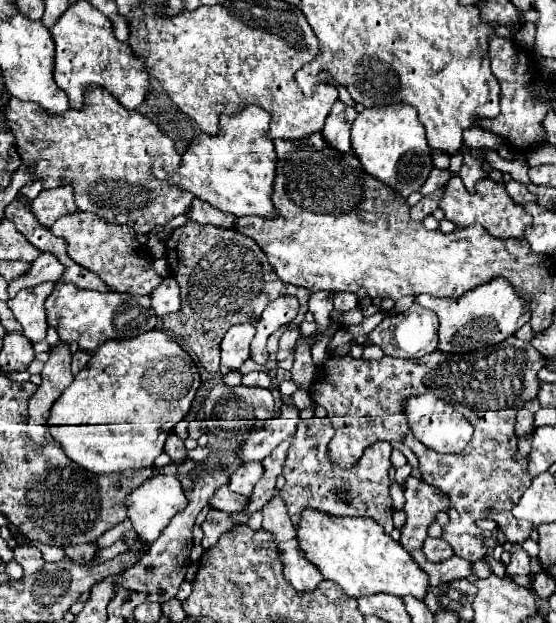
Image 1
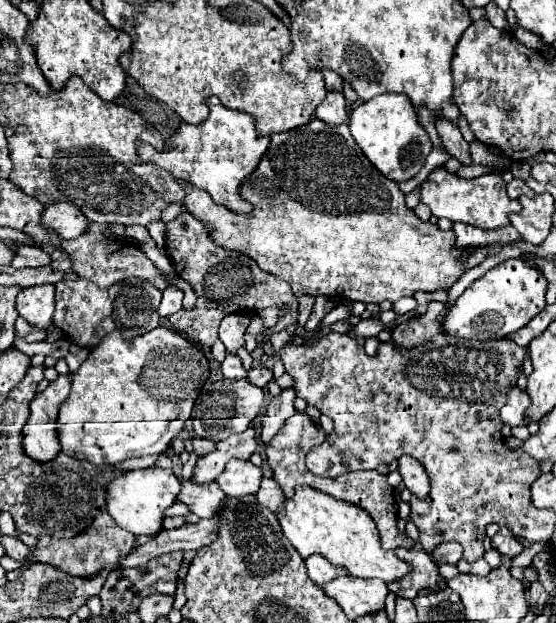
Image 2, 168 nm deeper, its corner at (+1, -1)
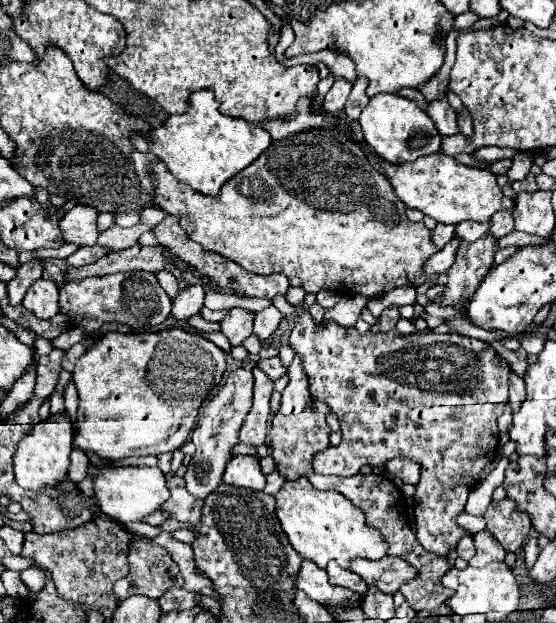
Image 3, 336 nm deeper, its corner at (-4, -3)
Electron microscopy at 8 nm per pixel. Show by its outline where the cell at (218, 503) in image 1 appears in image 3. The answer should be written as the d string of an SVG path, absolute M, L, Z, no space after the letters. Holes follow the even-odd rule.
M172 475L168 479L168 489L170 489L170 499L160 505L162 511L170 515L170 519L176 521L200 521L200 505L202 501L196 501L186 489L184 489L184 479L178 475Z

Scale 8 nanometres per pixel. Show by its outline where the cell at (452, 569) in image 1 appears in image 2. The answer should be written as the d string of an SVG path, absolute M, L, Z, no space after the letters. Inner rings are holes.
M402 500L398 501L398 514L402 514L402 518L407 520L406 533L413 538L416 543L411 549L395 549L397 557L411 563L413 571L407 579L401 579L399 583L389 583L389 591L407 599L415 599L415 595L419 595L419 591L425 589L435 589L439 587L441 575L439 575L439 565L425 553L425 549L421 547L419 542L419 531L417 527L410 521L410 505Z

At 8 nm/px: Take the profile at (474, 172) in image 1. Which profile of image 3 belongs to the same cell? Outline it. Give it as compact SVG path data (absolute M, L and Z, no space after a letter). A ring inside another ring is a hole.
M440 97L440 99L434 99L428 103L426 107L426 113L434 119L440 135L452 135L452 133L458 133L458 123L456 123L456 111L450 107L450 103L446 101L446 97Z

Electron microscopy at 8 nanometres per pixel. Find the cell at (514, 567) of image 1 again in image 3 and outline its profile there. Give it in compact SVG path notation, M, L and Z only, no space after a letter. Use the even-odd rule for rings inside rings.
M510 497L498 503L492 501L484 513L484 519L486 519L486 529L498 539L498 543L506 551L512 553L516 553L522 547L524 539L532 529L528 513L518 511L516 503Z

